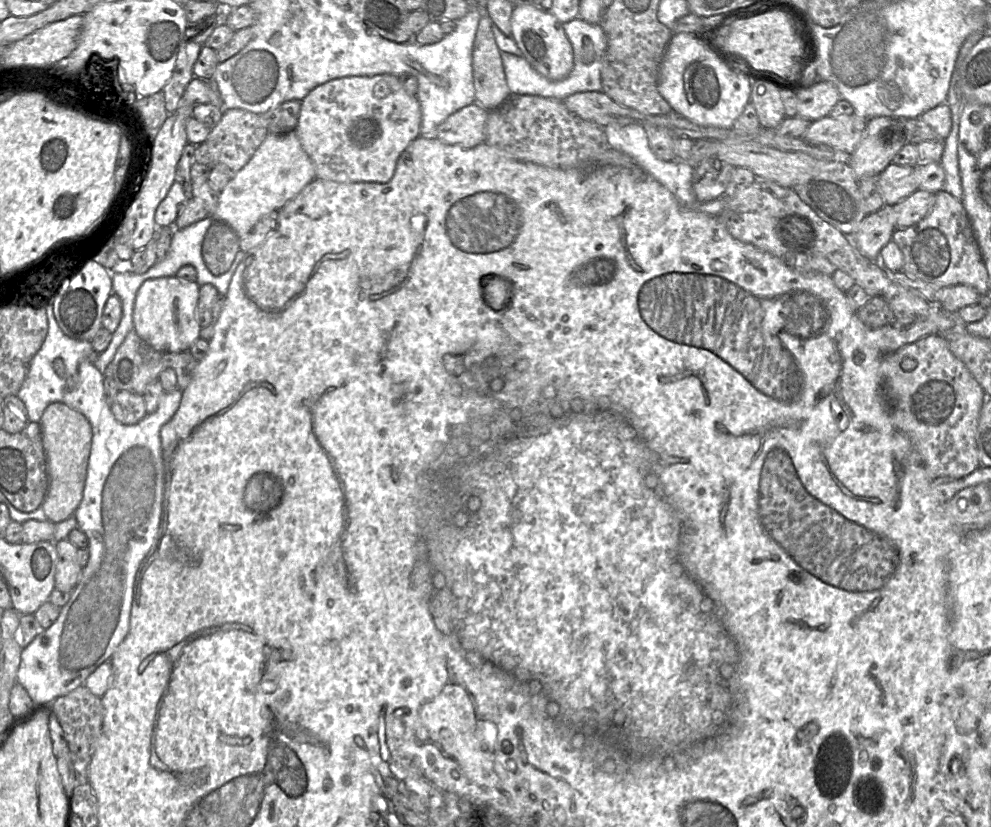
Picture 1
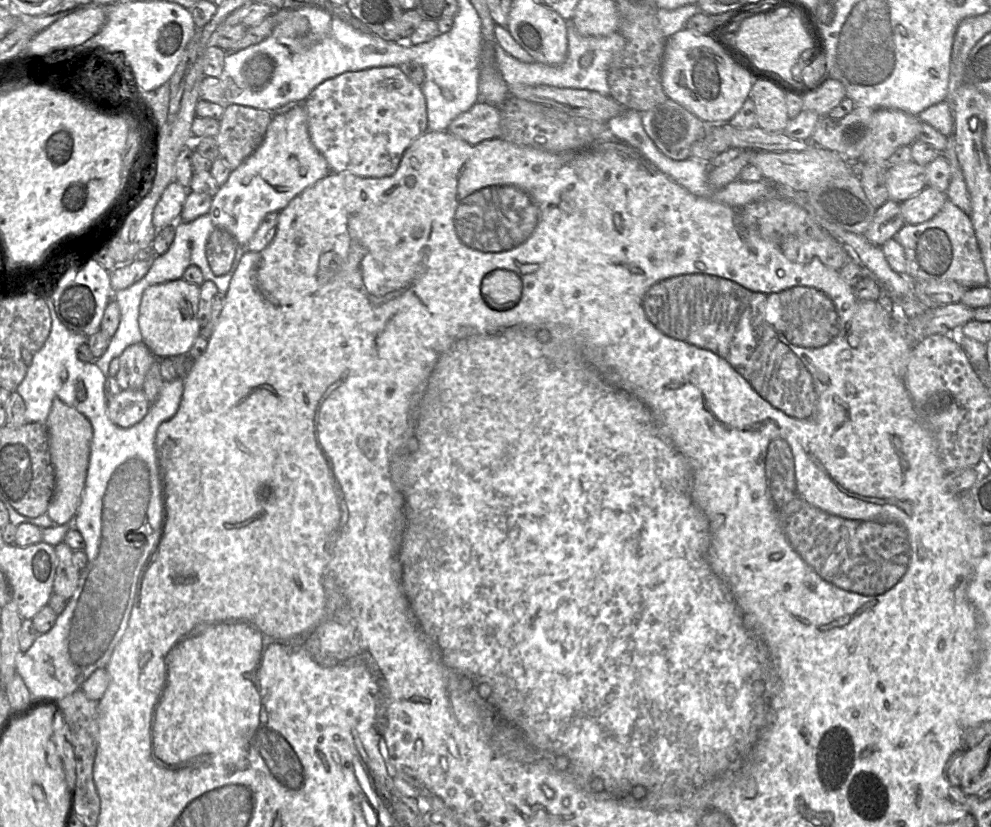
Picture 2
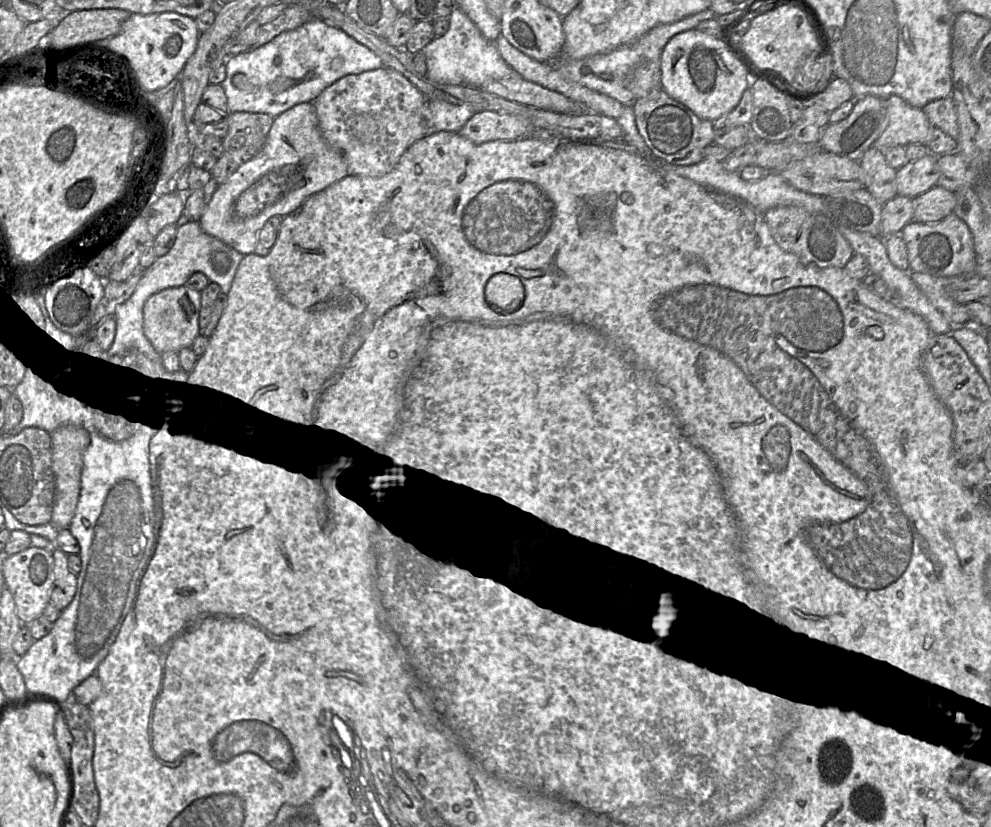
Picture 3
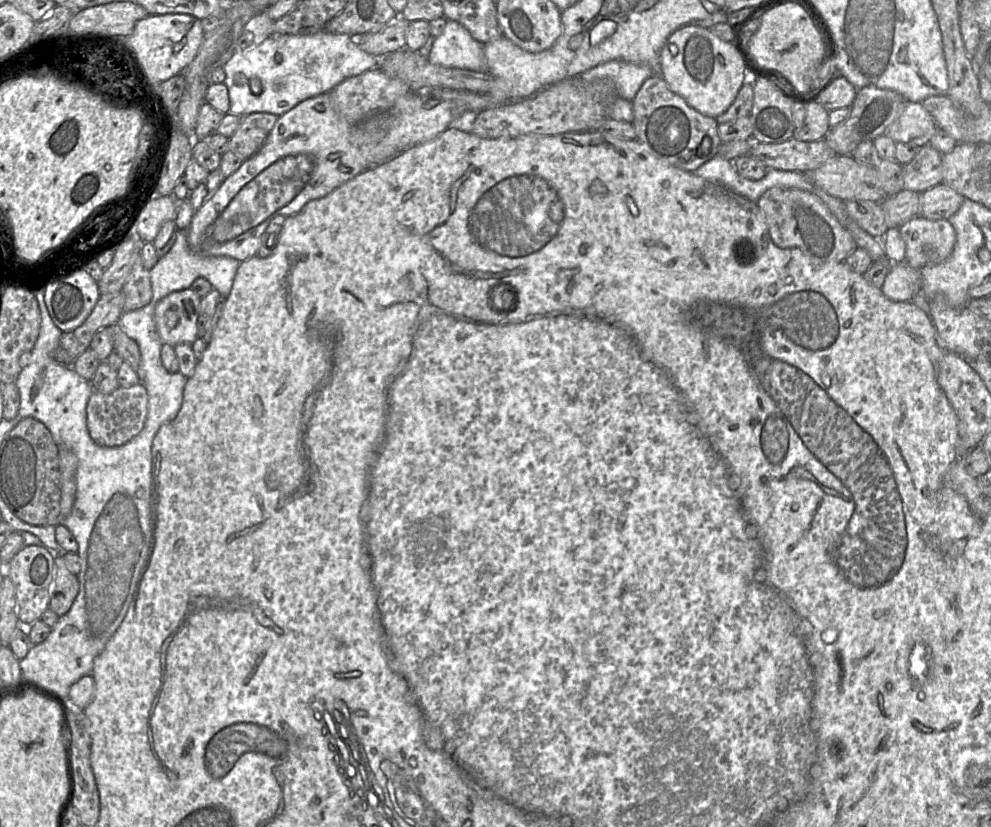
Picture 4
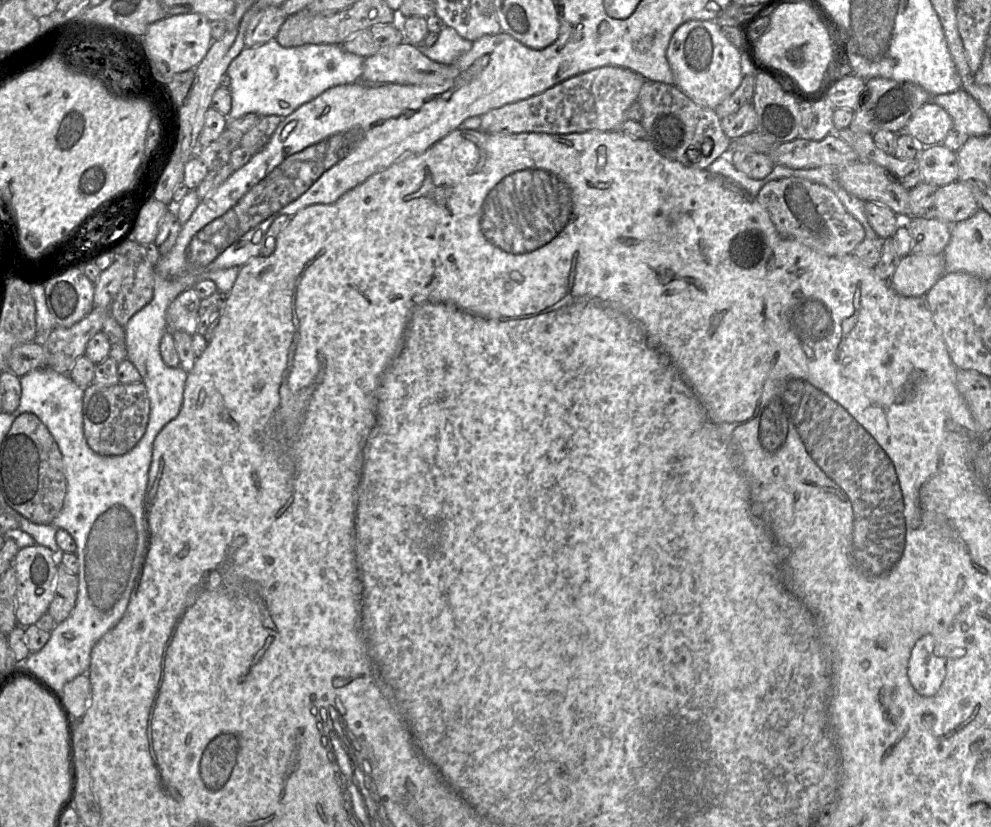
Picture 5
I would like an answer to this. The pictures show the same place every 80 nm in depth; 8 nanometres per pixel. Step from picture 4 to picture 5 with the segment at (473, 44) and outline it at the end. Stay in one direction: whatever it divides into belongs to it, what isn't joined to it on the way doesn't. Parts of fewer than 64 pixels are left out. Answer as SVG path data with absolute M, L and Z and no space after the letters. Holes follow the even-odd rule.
M444 26L439 32L438 39L434 45L425 47L419 44L417 47L429 59L450 65L461 55L469 51L472 44L473 42L461 37L455 29Z

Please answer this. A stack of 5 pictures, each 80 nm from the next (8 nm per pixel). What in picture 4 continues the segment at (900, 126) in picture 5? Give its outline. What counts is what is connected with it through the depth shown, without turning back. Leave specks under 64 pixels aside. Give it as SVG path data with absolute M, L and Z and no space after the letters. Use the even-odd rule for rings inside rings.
M866 86L857 91L857 95L850 106L849 117L841 124L832 127L823 139L827 141L837 155L851 156L861 142L873 141L884 134L903 111L906 101L908 100L894 90Z

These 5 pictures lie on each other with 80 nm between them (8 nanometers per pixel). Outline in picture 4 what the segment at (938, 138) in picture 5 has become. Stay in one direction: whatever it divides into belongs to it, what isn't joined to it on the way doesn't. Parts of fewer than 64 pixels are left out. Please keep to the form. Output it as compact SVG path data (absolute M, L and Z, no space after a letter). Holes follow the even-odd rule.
M906 101L897 119L887 128L887 135L896 143L911 142L920 147L928 145L938 127L922 102Z

